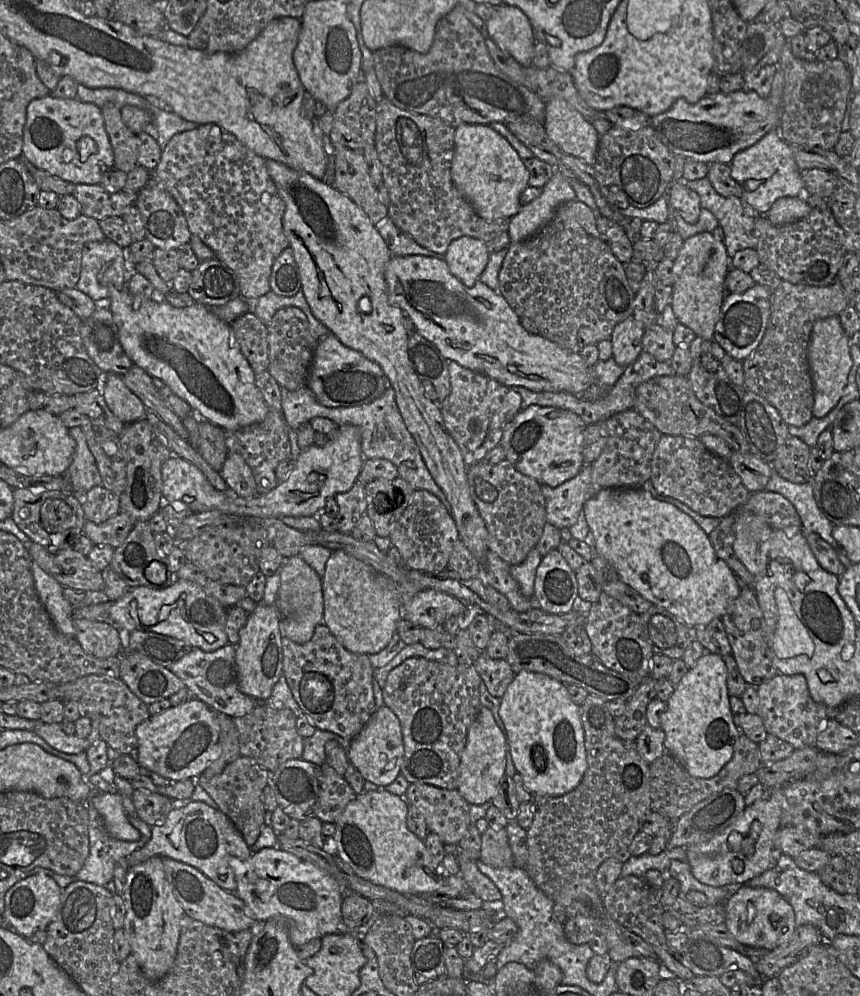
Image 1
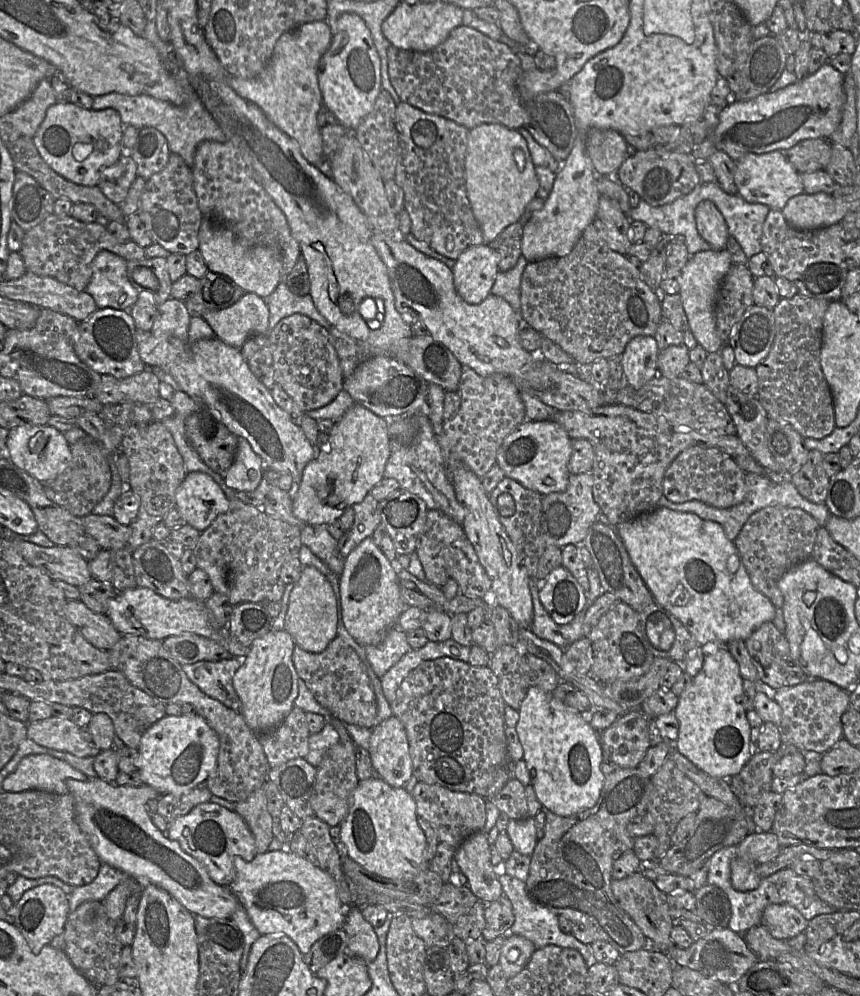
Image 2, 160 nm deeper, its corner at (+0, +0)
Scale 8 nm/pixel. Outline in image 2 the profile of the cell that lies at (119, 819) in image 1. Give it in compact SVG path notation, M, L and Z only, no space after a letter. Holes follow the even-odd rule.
M102 779L66 780L75 801L75 818L102 863L124 872L135 881L154 884L169 893L193 915L230 918L239 907L237 897L215 883L205 867L186 853L178 841L169 839L149 817L146 804L161 794L149 785L123 787Z

